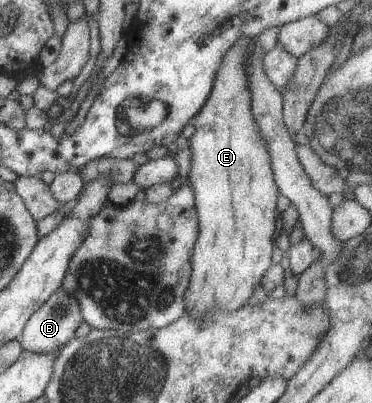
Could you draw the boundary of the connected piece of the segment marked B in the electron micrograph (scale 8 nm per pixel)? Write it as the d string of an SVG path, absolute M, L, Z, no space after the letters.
M59 287L47 299L47 302L29 317L19 336L19 341L24 350L37 352L37 354L49 354L49 352L60 350L64 344L67 344L74 337L75 330L81 326L81 322L83 318L81 318L81 308L79 308L77 298L73 298L71 294L67 294L63 288Z

